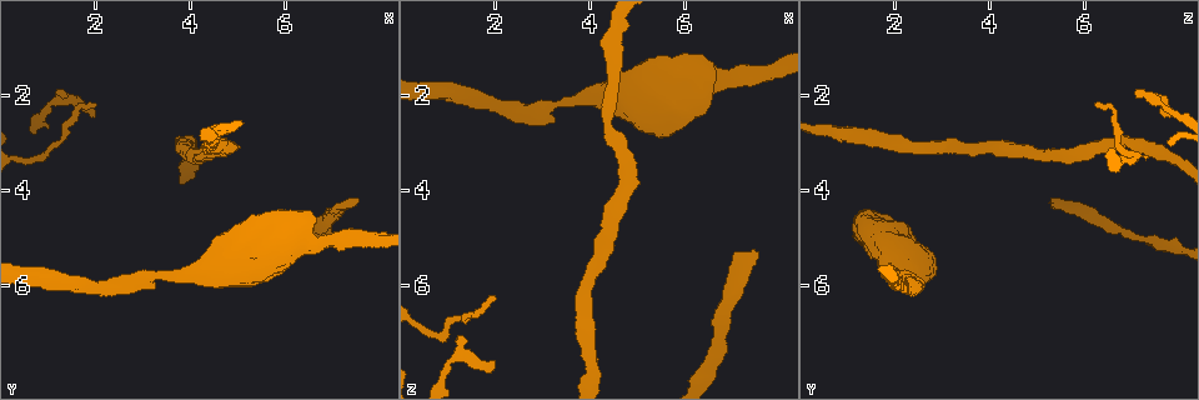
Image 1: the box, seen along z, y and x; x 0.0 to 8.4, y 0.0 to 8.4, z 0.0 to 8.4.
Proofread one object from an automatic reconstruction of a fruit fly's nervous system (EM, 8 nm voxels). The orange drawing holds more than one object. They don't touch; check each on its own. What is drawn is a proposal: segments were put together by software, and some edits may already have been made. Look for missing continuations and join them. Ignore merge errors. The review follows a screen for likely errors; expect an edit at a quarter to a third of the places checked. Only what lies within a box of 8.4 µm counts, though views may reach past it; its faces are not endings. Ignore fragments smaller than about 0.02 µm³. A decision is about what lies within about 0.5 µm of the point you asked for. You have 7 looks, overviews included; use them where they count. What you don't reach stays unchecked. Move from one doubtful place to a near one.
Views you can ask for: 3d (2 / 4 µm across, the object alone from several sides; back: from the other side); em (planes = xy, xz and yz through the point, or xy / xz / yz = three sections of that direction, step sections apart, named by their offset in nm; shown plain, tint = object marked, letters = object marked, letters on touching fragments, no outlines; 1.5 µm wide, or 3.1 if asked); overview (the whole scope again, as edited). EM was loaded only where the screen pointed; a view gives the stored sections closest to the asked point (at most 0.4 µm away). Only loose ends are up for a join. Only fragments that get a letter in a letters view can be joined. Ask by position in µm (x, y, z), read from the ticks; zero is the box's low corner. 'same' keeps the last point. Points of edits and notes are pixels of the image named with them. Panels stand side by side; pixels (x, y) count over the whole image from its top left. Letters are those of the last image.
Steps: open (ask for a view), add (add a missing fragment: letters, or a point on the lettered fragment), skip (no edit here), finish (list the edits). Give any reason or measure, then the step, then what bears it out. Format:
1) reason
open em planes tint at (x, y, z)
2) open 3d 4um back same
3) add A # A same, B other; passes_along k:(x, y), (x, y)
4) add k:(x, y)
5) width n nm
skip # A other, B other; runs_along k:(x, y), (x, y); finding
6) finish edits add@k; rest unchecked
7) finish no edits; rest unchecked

an open end
open 3d 4um at (5.60, 5.75, 2.85)

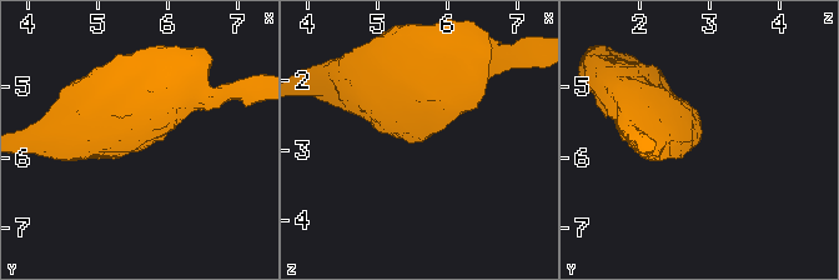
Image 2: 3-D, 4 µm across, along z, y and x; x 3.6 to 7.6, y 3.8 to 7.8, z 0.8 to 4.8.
now the EM
open em planes letters at (5.65, 5.80, 2.80)

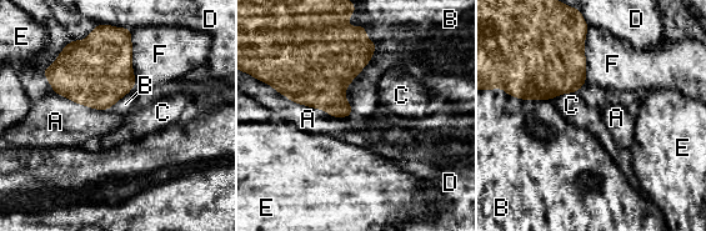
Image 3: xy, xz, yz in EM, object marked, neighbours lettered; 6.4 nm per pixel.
skip # A other, B other, C other, D other, E other, F other; border 3:(375, 50), (344, 93), (352, 115); none of them fits

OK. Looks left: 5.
free end
open 3d 4um at (7.60, 4.25, 5.30)

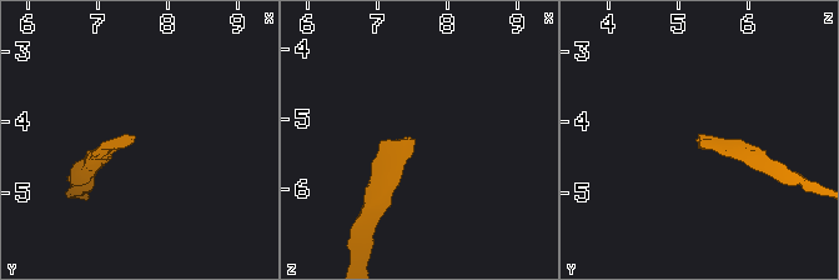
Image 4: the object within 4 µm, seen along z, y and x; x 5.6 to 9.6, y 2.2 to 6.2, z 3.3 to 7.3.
open em xy step 8 plain at (7.60, 4.20, 5.35)

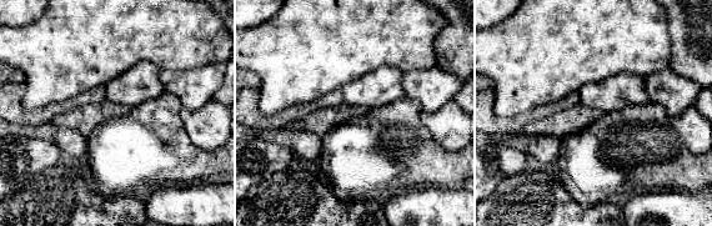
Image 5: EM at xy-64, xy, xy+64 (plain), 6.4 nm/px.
open em xy step 8 letters same

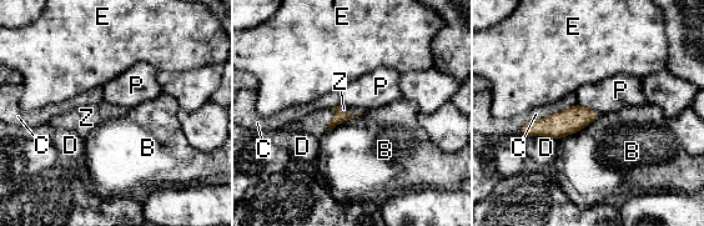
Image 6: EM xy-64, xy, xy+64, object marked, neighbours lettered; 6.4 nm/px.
add 6:(343, 109) # B other, C other, D other, E other, P other, Z same; passes_along 6:(340, 117), (350, 115), (343, 109); the neuron continues

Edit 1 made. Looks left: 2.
free end
open em planes letters at (2.00, 2.45, 7.60)

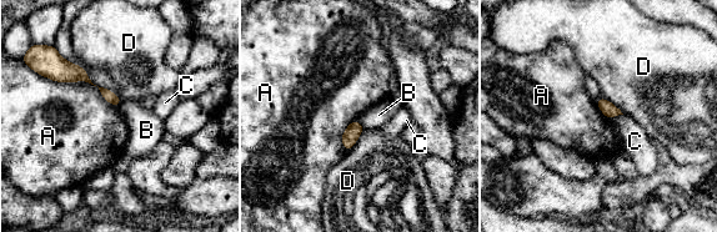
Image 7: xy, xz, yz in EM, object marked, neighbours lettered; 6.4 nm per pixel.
skip # A other, B other, C other, D other; runs_along 7:(56, 77), (81, 75), (118, 101); no lettered fragment goes on from it

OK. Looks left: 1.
finish edits add@6; rest unchecked

